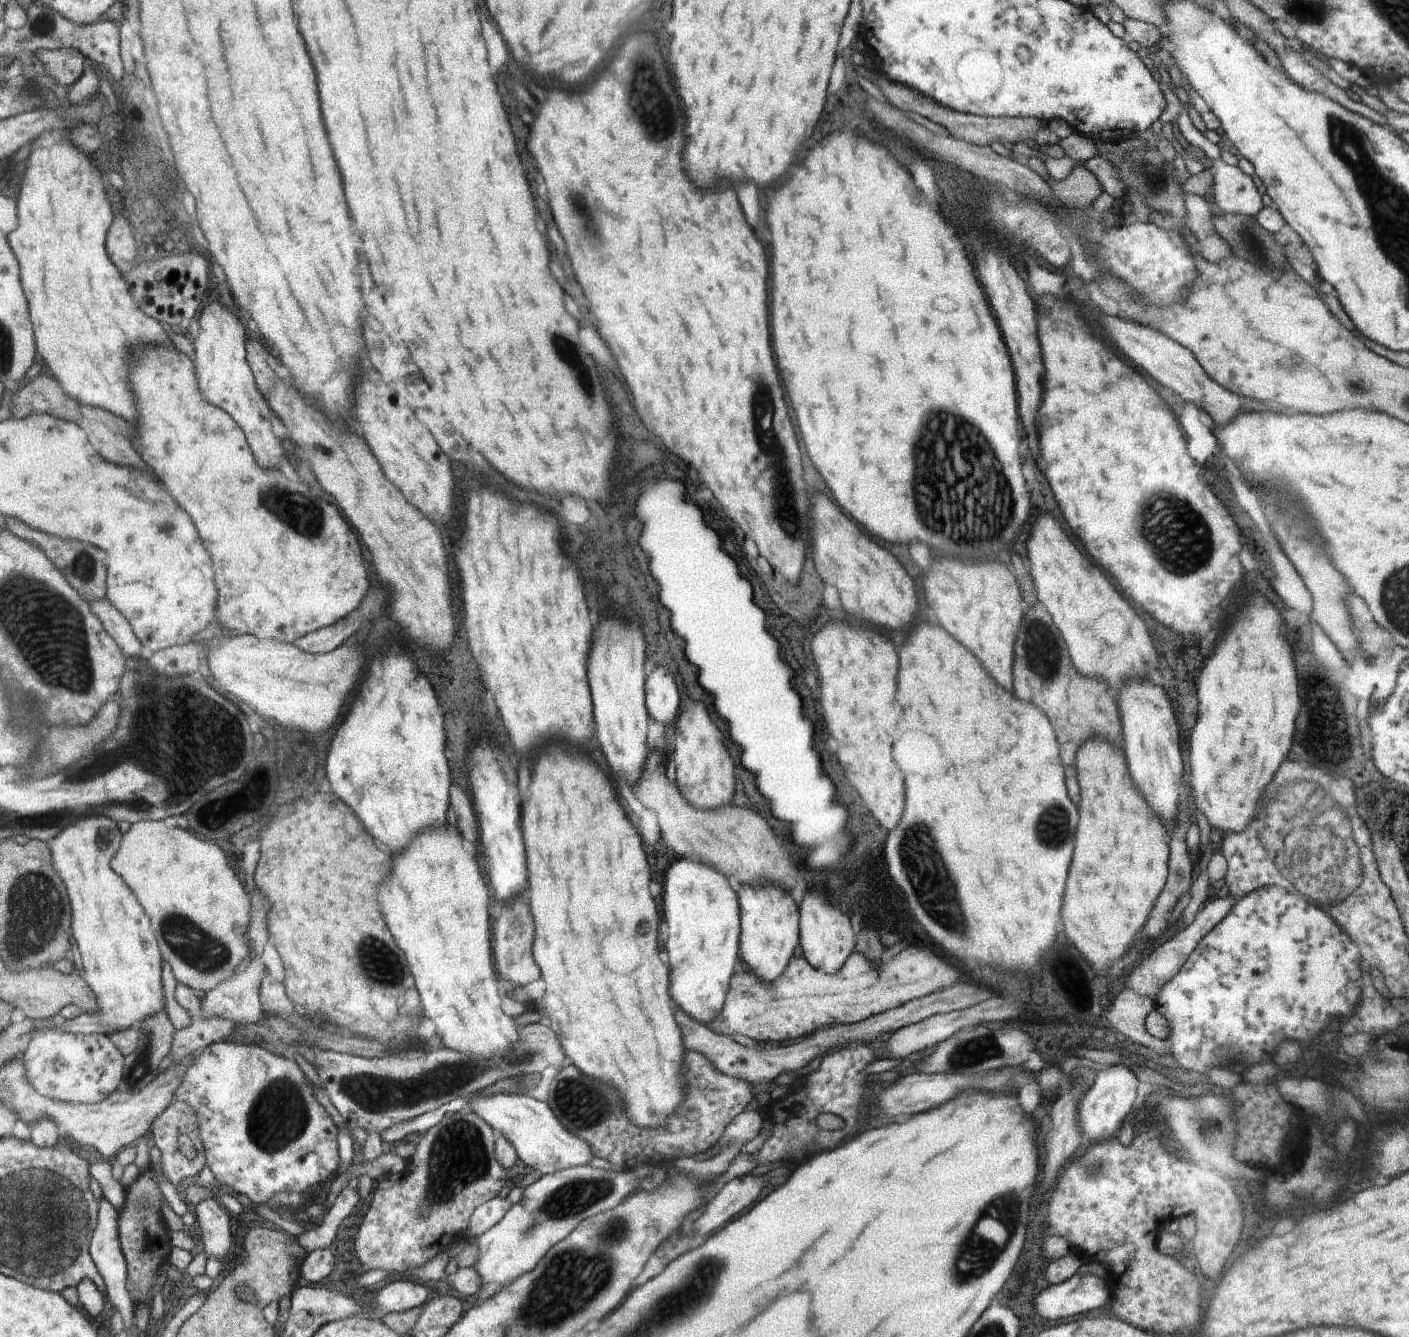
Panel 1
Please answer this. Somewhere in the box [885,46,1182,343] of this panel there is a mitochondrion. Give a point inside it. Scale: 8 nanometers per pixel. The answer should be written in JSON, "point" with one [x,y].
{"point":[1158,183]}

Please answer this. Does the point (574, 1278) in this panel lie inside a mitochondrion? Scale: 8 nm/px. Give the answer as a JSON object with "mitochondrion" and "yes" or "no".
{"mitochondrion":"yes"}

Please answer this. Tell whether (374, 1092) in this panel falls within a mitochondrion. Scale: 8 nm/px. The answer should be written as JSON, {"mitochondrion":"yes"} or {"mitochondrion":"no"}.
{"mitochondrion":"yes"}

